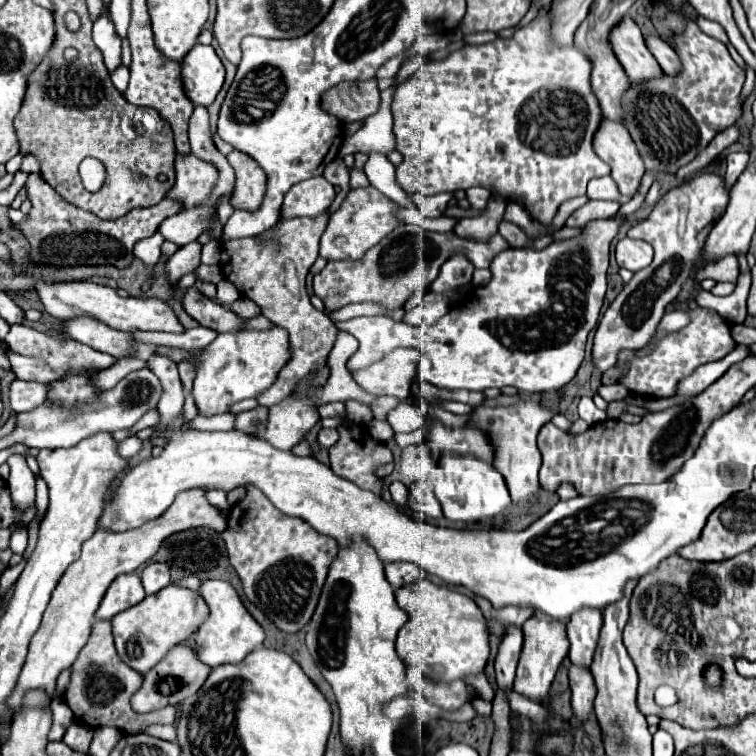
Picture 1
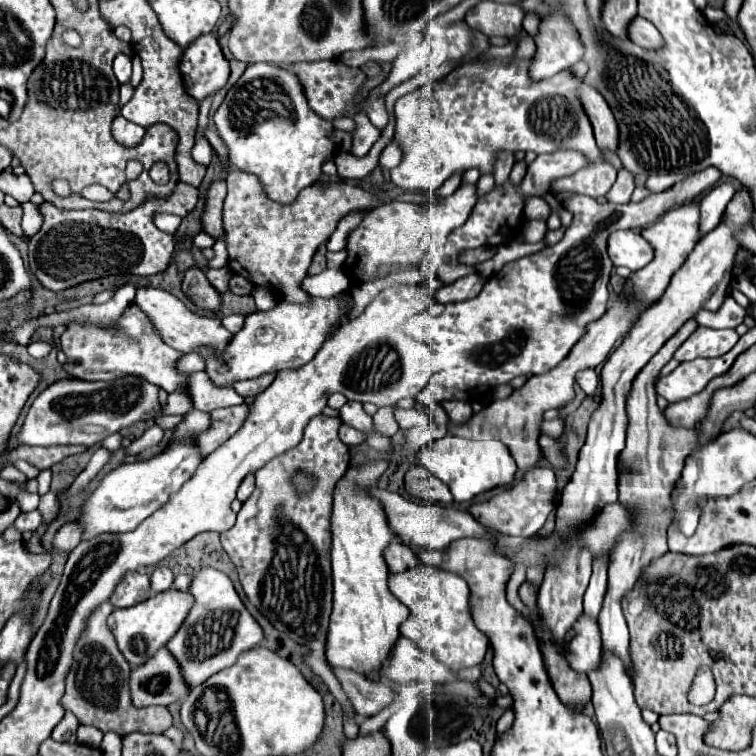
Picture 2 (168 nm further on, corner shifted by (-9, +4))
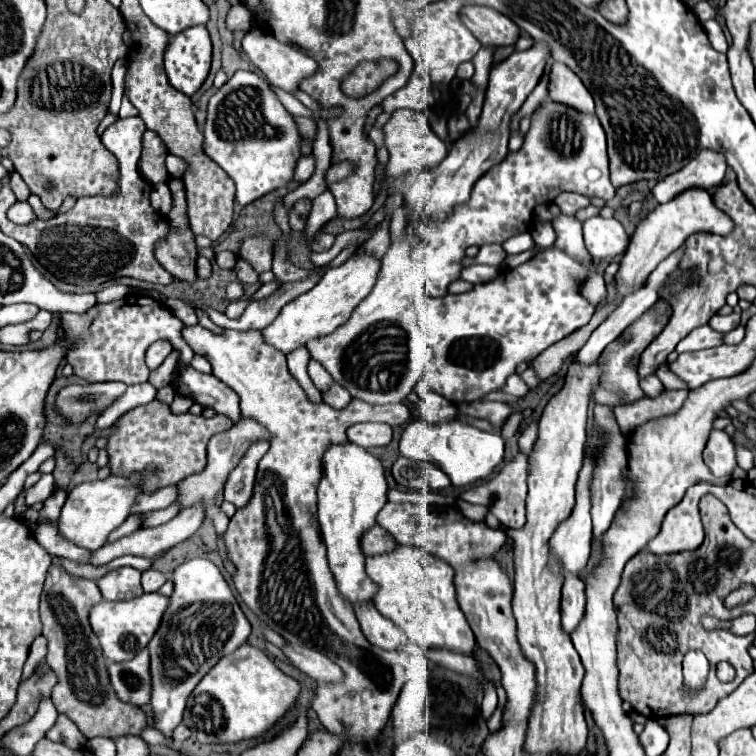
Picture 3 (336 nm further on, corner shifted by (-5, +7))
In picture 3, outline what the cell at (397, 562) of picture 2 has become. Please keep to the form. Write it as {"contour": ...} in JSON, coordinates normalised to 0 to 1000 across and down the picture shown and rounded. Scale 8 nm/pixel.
{"contour":[[[503,696],[489,698],[479,714],[479,728],[484,735],[500,735],[511,730],[521,730],[526,725],[526,717]]]}

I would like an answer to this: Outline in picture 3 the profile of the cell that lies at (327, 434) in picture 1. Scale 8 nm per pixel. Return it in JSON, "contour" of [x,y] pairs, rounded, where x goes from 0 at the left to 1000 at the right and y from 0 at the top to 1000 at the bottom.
{"contour":[[[481,558],[481,561],[468,561],[458,571],[460,582],[466,587],[474,587],[479,593],[492,593],[492,590],[511,590],[519,582],[519,566],[513,561],[497,561],[497,558]]]}

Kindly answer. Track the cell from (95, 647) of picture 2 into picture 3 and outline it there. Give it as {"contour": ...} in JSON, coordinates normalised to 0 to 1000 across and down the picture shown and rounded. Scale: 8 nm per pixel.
{"contour":[[[79,746],[66,749],[58,783],[53,788],[53,817],[56,841],[63,847],[61,873],[77,894],[77,902],[69,910],[69,929],[79,944],[87,944],[95,955],[101,955],[114,976],[156,976],[167,971],[185,974],[196,963],[196,950],[183,934],[164,931],[153,921],[140,868],[116,823],[116,812],[130,796],[135,796],[135,786],[127,770],[93,762]]]}

